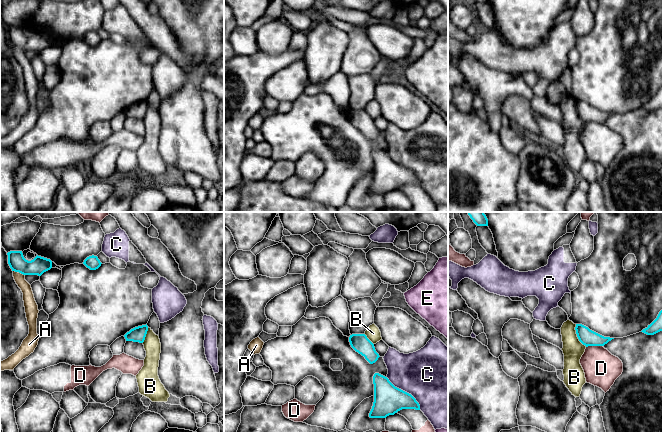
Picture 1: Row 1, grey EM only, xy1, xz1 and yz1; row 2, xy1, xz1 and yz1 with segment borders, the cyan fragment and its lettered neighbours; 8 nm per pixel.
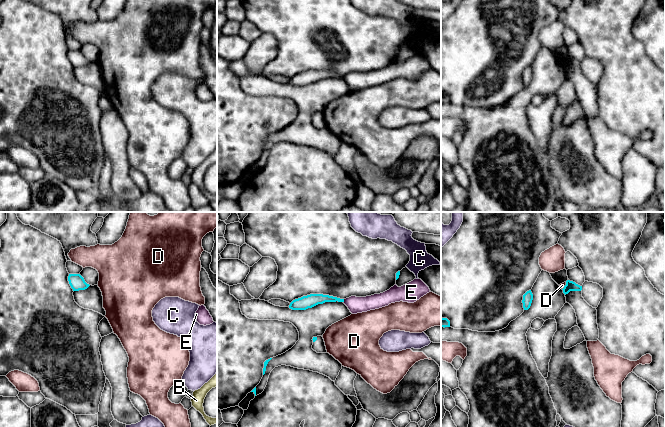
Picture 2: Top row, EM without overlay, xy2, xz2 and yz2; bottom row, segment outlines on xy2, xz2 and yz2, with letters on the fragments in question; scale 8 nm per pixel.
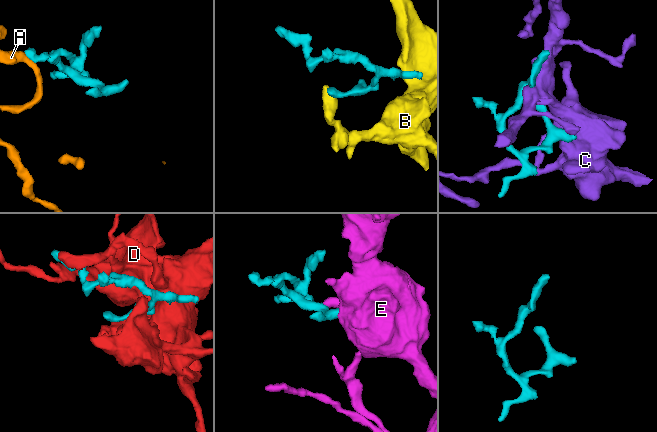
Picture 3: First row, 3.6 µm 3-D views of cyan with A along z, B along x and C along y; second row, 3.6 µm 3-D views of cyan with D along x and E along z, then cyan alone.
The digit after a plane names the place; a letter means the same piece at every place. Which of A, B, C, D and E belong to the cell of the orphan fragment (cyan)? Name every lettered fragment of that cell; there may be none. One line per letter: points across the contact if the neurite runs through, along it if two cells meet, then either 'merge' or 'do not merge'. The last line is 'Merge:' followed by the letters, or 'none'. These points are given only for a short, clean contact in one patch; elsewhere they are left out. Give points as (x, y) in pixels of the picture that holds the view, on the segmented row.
A: border along xy1 (19, 272), (24, 275); do not merge
B: border along yz1 (575, 324), (576, 336), (586, 346); do not merge
C: do not merge
D: do not merge
E: do not merge
Merge: none

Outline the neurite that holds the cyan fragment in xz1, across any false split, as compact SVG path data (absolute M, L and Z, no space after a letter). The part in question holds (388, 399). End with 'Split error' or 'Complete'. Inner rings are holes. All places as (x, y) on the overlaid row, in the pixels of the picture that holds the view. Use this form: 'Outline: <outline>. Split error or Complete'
Outline: M375 373L373 376L374 402L370 418L386 418L402 409L420 410L420 405L409 393L395 387L387 377Z. Complete

